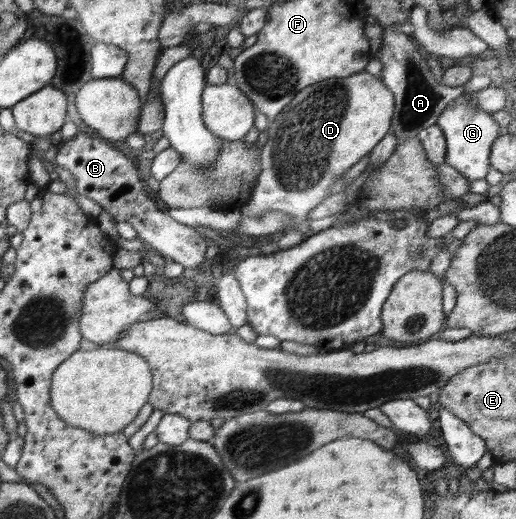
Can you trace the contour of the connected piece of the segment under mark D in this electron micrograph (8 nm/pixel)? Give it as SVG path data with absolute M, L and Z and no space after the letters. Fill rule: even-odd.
M366 71L353 74L342 79L328 79L316 85L308 85L302 89L276 119L270 121L268 138L261 148L260 176L251 198L240 209L248 217L260 217L267 211L289 213L293 217L293 227L307 219L308 213L322 199L330 195L329 189L353 165L364 156L368 156L372 148L388 133L394 112L394 97L383 84L379 76L372 76Z

